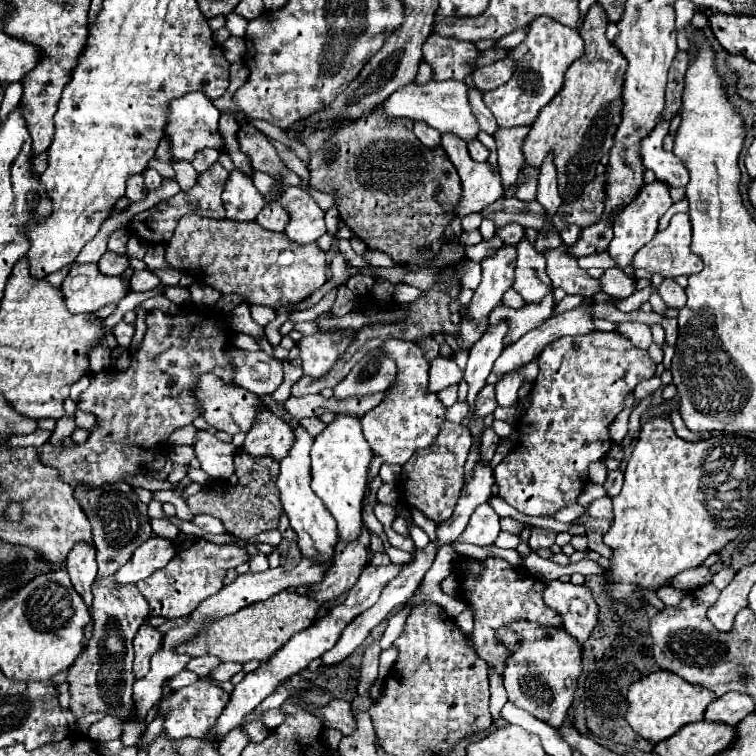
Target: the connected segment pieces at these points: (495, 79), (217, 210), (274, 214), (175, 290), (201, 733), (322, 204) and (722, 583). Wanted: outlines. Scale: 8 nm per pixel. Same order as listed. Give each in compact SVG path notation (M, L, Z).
M508 57L508 61L496 61L496 63L492 63L492 65L478 67L472 77L474 77L474 83L476 83L482 91L492 91L492 89L504 85L504 83L512 77L514 69L516 69L516 65L514 65L514 61Z
M214 163L212 165L212 169L208 169L206 173L202 173L200 177L198 177L198 183L190 189L190 191L180 191L178 195L174 195L174 197L170 197L168 201L162 201L162 203L158 203L156 207L152 207L148 213L148 219L144 219L144 221L138 221L138 223L132 223L132 229L134 229L134 233L140 237L140 239L144 239L146 243L166 243L166 241L170 241L170 237L172 237L172 233L174 233L174 227L176 227L176 223L180 221L180 217L184 217L184 215L188 215L188 213L196 213L196 215L200 215L200 217L210 217L210 219L224 219L224 203L222 203L222 189L224 189L224 185L226 185L226 177L228 177L228 171L220 165L220 163Z
M278 201L268 203L256 217L256 223L268 231L282 231L288 225L288 213Z
M166 287L164 295L174 303L174 305L188 305L190 303L190 291L186 287Z
M198 679L196 683L176 689L172 691L168 697L164 697L158 705L156 705L156 715L160 715L164 719L164 735L170 741L176 739L184 739L184 737L196 737L196 739L206 739L210 735L210 731L216 725L216 719L222 713L222 707L228 705L230 701L230 693L226 693L222 687L218 685L210 685L204 679Z
M309 186L309 194L313 197L319 207L325 212L330 209L334 204L334 199L331 195L322 193L317 189Z
M722 569L722 571L718 571L714 577L712 577L712 583L718 587L718 589L724 589L732 579L734 579L734 575L736 575L736 571L734 569Z

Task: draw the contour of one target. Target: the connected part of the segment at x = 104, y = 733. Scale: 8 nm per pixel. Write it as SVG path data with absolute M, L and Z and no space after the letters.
M104 717L102 721L94 723L88 731L88 737L96 743L106 743L110 739L116 739L118 737L118 719L116 717Z

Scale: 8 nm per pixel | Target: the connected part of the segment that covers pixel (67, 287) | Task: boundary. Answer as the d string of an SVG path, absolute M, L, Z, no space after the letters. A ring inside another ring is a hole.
M74 263L60 287L70 313L94 313L106 303L120 301L128 291L126 279L102 275L96 263Z

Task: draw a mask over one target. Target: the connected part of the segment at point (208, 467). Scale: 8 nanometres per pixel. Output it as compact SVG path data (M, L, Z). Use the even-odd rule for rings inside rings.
M198 431L194 445L196 457L202 463L202 469L214 479L230 479L234 475L234 453L232 443L218 441L208 431Z

